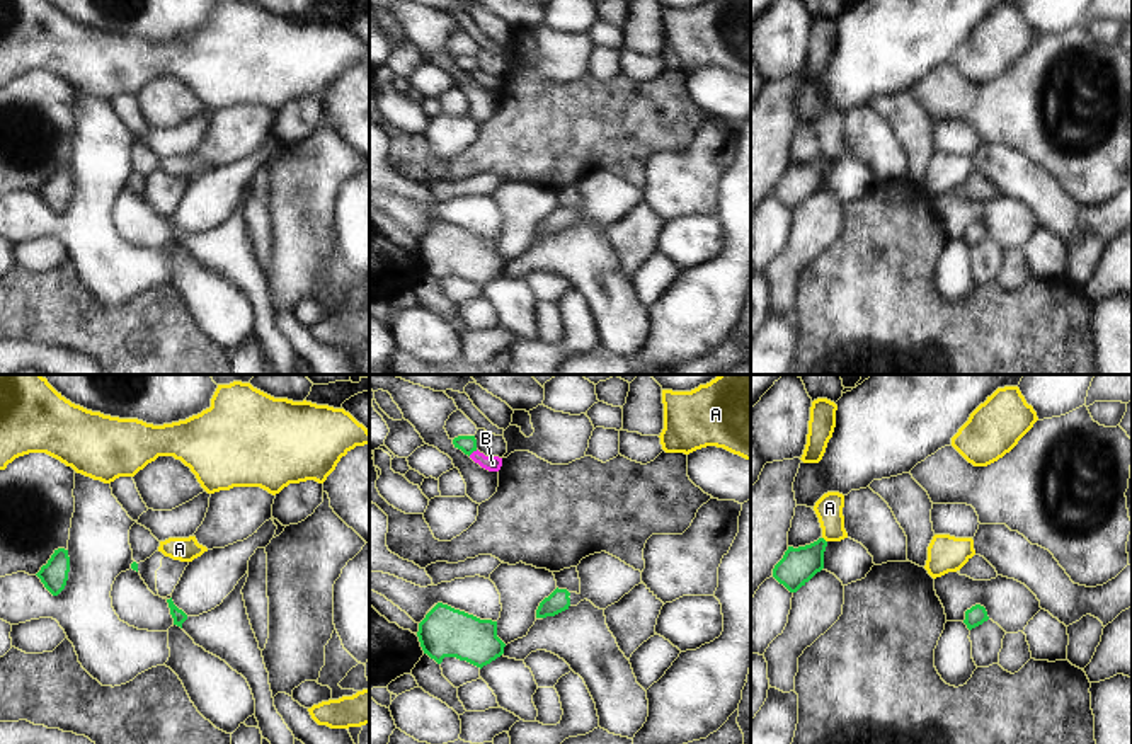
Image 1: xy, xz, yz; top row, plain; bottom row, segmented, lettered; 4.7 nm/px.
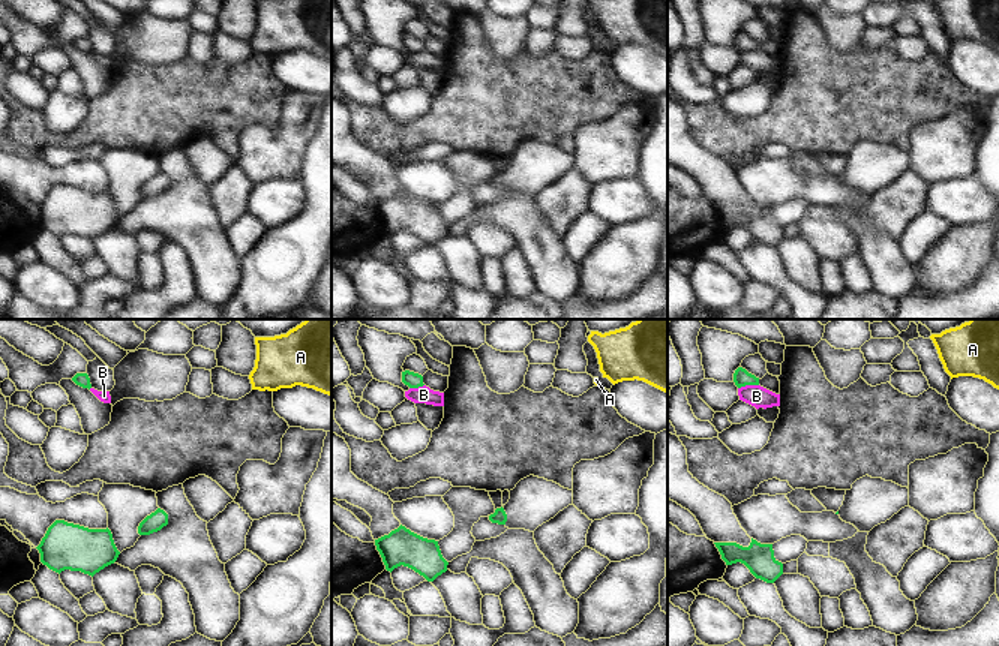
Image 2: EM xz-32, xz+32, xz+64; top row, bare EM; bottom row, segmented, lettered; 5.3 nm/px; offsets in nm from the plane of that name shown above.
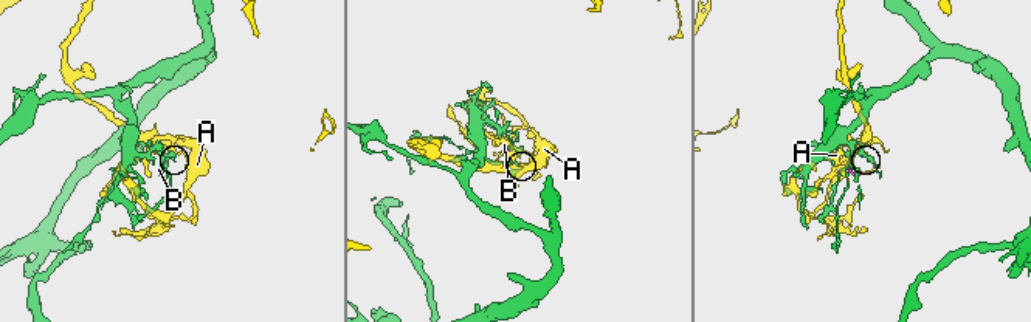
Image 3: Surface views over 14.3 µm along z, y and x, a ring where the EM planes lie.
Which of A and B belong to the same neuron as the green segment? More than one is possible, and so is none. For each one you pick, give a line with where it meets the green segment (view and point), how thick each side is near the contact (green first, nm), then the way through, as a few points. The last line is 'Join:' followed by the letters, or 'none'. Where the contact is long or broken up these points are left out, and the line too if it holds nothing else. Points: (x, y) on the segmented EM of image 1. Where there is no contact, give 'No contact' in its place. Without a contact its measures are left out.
Join: none

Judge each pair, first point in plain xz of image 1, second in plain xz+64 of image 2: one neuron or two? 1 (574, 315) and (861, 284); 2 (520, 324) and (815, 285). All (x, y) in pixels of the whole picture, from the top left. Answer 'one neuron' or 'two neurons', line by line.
1: one neuron
2: one neuron

